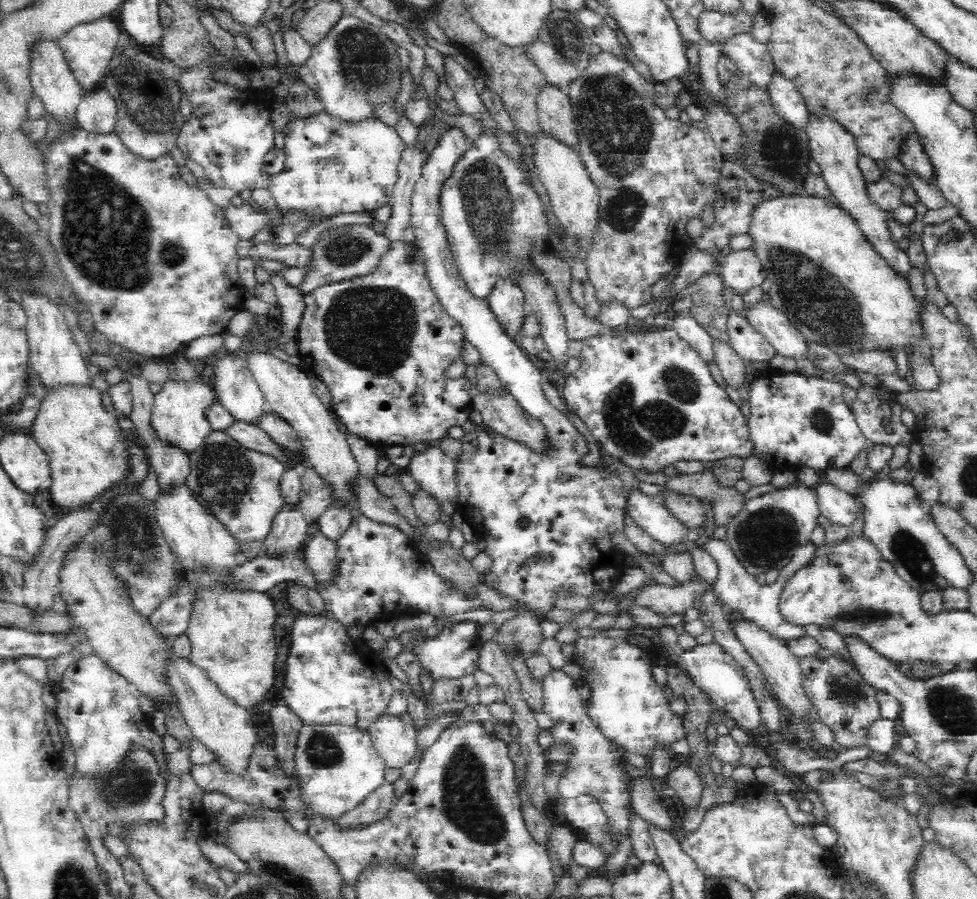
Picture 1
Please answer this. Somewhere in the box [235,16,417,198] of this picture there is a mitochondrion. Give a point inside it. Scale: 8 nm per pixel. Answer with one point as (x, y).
(364, 59)

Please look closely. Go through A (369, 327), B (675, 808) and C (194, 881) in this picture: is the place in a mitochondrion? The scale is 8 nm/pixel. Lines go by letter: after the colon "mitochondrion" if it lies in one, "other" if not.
A: mitochondrion
B: other
C: mitochondrion

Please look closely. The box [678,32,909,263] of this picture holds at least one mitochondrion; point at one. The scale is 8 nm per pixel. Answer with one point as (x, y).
(870, 94)

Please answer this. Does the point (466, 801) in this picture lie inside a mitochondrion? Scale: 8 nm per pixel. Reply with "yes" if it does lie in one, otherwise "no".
yes

